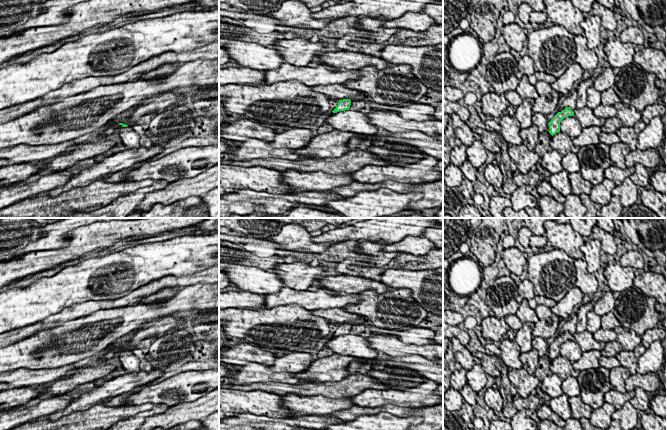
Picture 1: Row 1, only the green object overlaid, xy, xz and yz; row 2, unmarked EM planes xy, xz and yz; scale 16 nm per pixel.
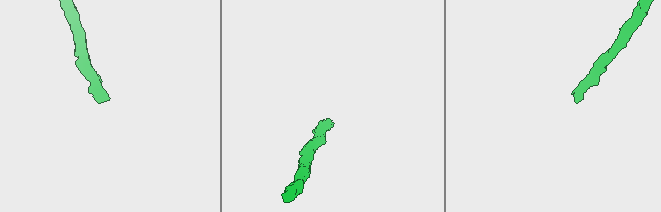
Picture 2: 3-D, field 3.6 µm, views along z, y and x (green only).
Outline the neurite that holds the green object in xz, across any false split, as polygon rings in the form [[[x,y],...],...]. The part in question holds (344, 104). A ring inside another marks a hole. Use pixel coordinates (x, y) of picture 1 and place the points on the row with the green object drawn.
[[[350,99],[339,100],[338,105],[336,106],[336,108],[332,112],[337,113],[339,111],[349,110],[350,105],[351,105]]]

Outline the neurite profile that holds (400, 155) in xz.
[[[386,144],[385,146],[372,145],[368,147],[367,151],[380,156],[392,165],[398,167],[415,164],[427,158],[427,155],[421,152],[417,147],[407,144]]]

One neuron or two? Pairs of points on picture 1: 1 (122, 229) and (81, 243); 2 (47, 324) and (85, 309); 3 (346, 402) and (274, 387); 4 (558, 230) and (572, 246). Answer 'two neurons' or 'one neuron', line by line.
1: one neuron
2: one neuron
3: two neurons
4: one neuron

